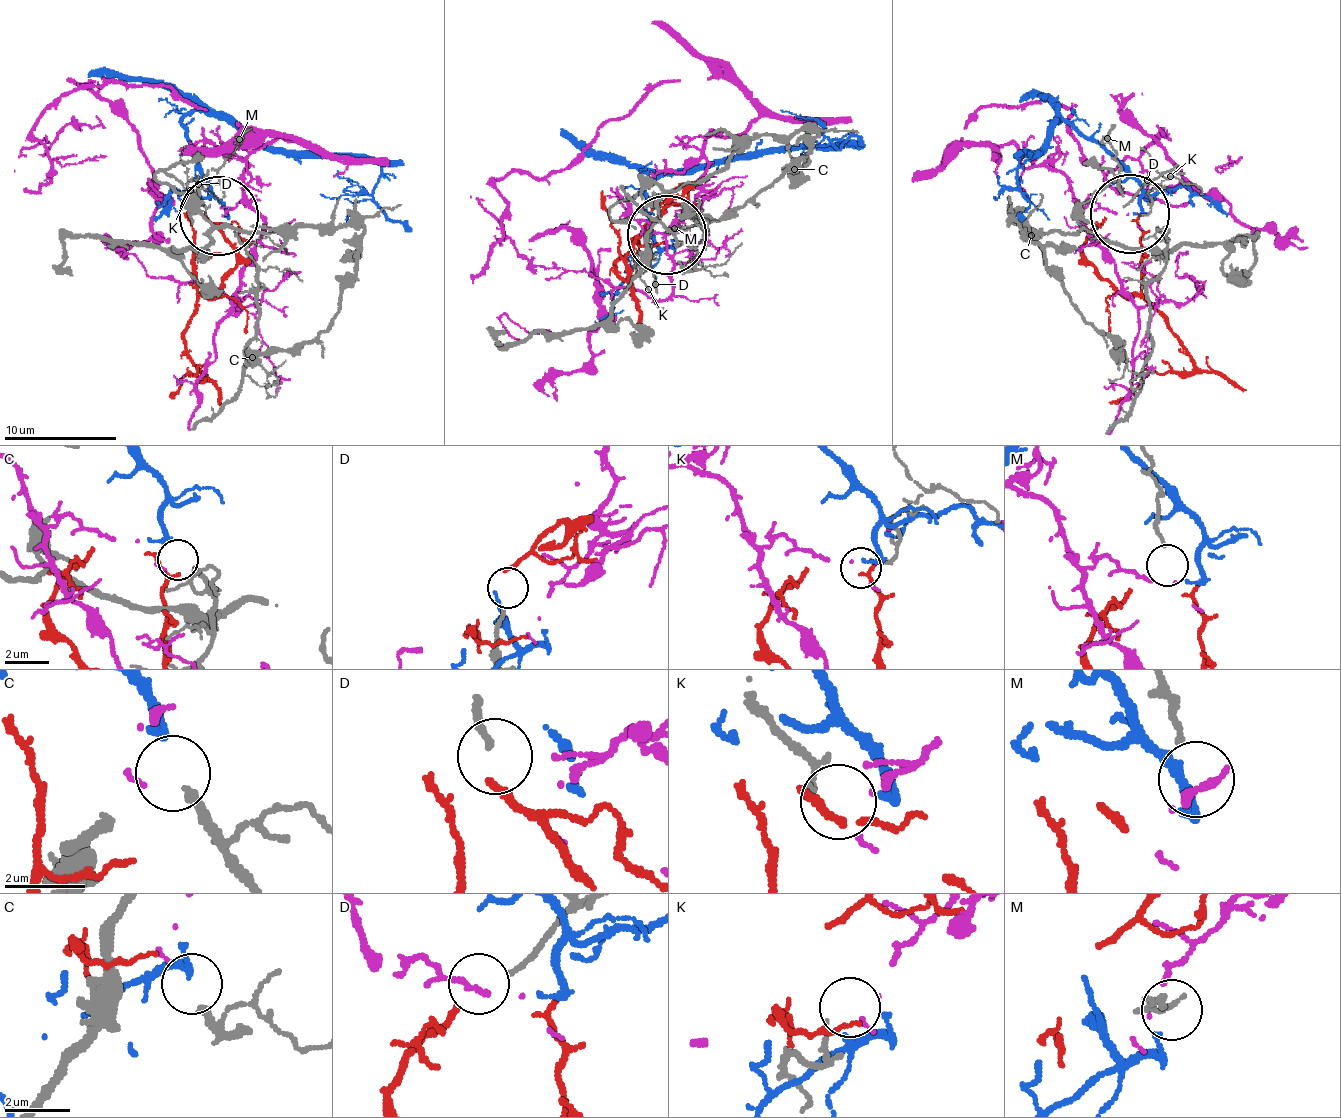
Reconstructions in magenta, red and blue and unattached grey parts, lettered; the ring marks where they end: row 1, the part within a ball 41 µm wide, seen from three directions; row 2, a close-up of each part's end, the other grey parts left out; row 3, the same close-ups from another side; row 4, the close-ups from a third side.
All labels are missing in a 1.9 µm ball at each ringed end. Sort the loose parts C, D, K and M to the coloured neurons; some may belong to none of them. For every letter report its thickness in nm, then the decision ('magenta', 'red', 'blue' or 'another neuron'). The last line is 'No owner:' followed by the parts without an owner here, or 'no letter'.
C: 240 nm | blue
D: 150 nm | red
K: 150 nm | magenta
M: 150 nm | another neuron
No owner: M

